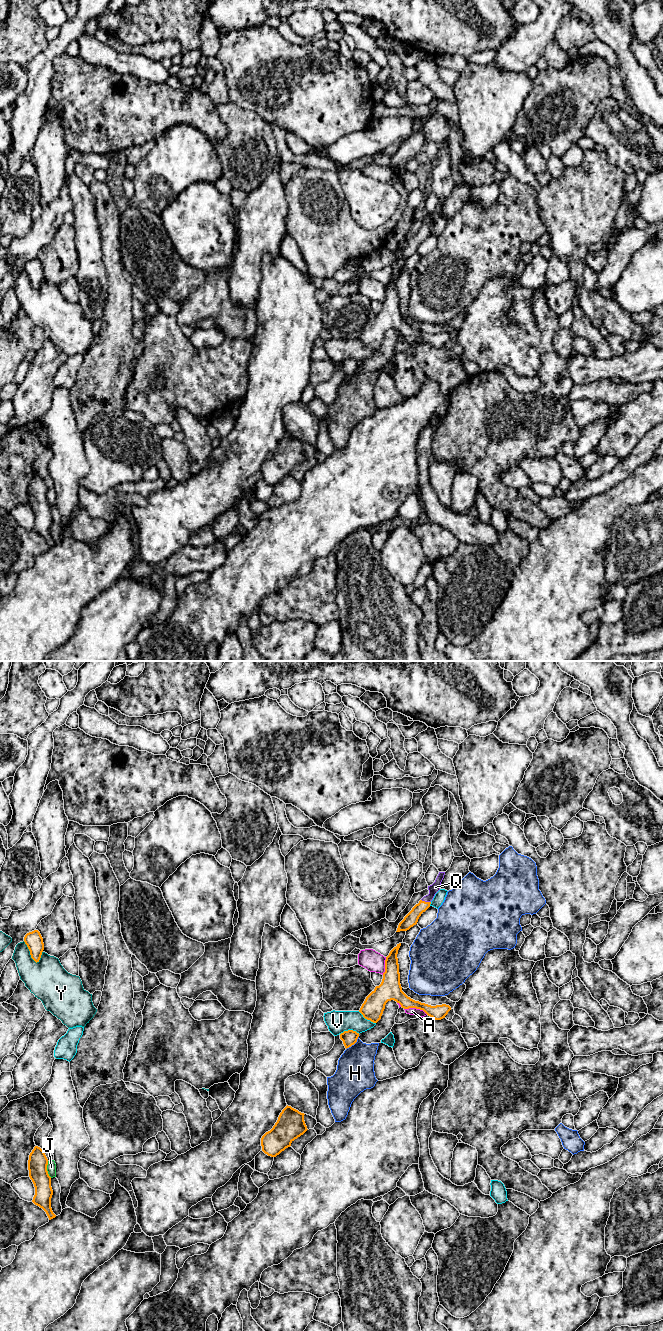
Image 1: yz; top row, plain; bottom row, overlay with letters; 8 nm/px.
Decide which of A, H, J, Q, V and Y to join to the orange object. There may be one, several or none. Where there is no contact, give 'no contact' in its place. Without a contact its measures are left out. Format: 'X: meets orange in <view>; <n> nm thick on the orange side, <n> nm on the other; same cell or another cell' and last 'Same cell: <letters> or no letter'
A: meets orange in yz; 160 nm thick on the orange side, 60 nm on the other; another cell
H: meets orange in yz; 120 nm thick on the orange side, 300 nm on the other; another cell
J: meets orange in yz; 160 nm thick on the orange side, 80 nm on the other; another cell
Q: meets orange in yz; 110 nm thick on the orange side, 80 nm on the other; same cell
V: meets orange in yz; 120 nm thick on the orange side, 180 nm on the other; another cell
Y: meets orange in yz; 140 nm thick on the orange side, 320 nm on the other; another cell
Same cell: Q

